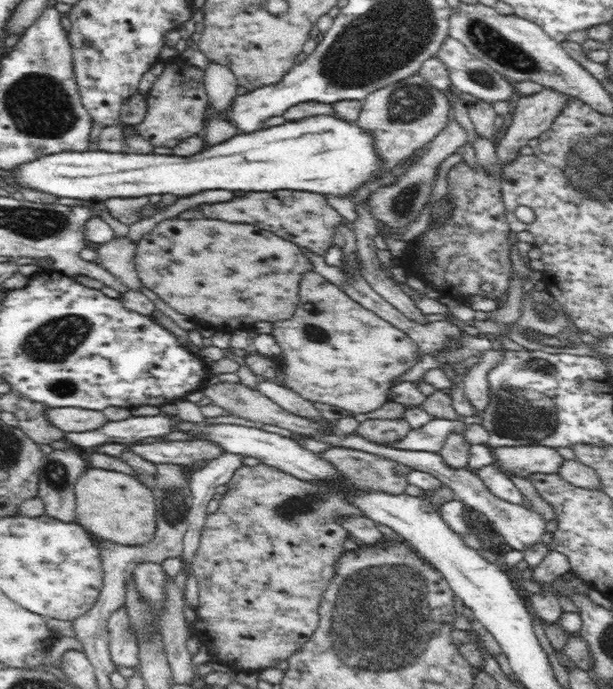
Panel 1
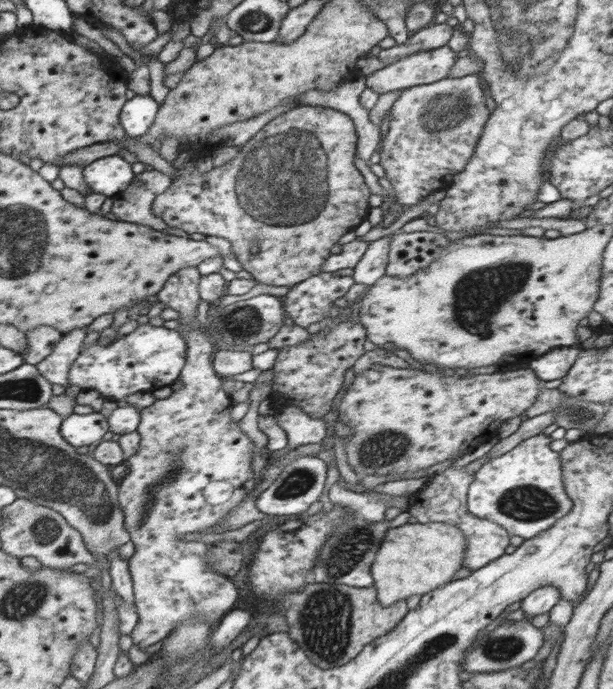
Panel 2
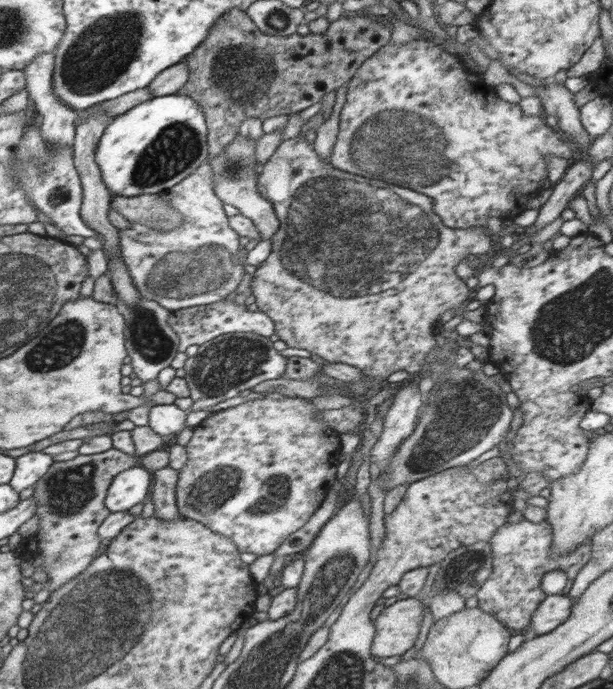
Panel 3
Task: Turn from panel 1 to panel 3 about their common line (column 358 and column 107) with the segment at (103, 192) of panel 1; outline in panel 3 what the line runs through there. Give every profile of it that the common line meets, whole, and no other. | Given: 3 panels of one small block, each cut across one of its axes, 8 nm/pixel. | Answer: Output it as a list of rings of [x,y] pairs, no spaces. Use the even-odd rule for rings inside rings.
[[[174,93],[142,102],[111,120],[95,154],[102,182],[110,194],[124,197],[161,194],[187,179],[200,164],[209,160],[202,110],[188,95]]]

